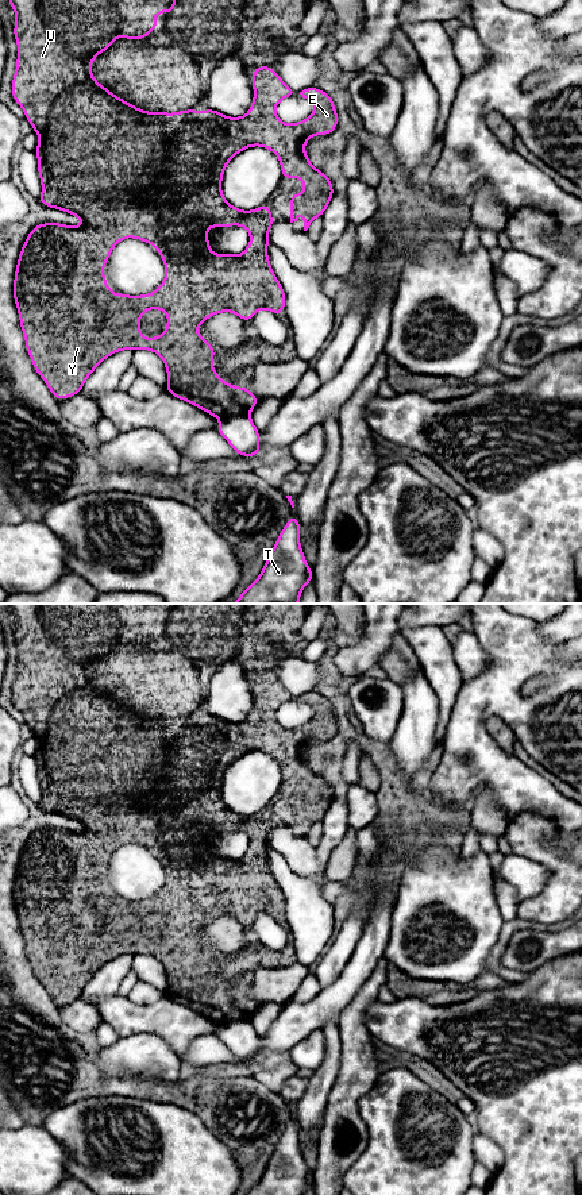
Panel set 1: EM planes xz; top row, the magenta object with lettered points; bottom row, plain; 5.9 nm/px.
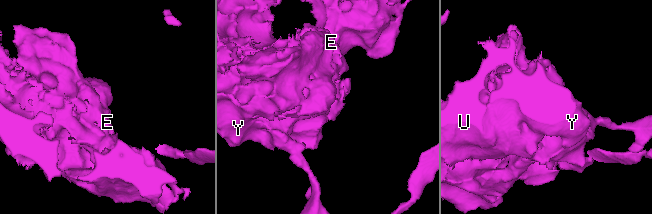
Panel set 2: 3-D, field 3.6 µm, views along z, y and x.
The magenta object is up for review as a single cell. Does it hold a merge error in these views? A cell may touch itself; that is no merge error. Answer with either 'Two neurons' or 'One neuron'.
Two neurons

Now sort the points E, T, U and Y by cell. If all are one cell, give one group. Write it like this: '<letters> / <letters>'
E U Y / T

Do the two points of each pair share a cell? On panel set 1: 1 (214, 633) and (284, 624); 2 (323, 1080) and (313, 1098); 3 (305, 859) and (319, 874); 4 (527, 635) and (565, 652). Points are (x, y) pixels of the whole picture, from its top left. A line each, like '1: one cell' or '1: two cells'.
1: one cell
2: one cell
3: one cell
4: two cells

